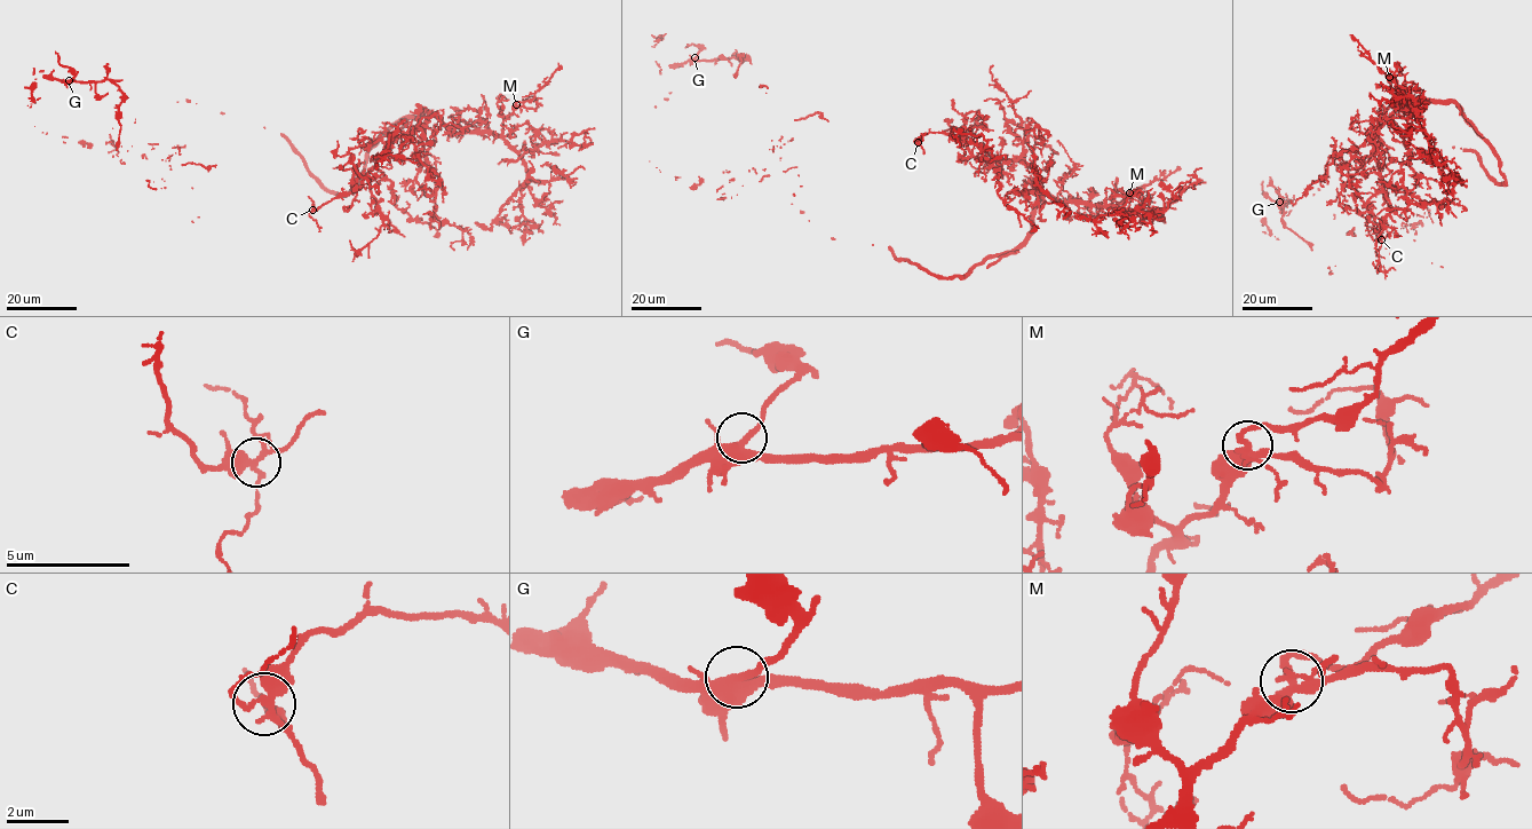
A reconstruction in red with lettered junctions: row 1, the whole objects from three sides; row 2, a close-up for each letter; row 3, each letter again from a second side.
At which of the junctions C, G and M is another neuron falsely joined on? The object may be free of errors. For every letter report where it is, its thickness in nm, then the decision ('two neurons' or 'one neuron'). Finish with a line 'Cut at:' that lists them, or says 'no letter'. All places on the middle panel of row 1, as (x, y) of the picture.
C: at (918, 142); 280 nm thick; one neuron
G: at (695, 57); 360 nm thick; one neuron
M: at (1129, 192); 280 nm thick; one neuron
Cut at: no letter

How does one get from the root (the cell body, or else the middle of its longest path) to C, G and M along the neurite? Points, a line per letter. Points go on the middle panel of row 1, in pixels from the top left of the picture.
C: (872, 244), (960, 277), (1031, 230), (1040, 196), (1029, 166), (974, 157), (962, 137), (943, 133), (918, 142)
G: (872, 244), (833, 239), (792, 204), (794, 119), (766, 86), (735, 76), (740, 55), (746, 57), (695, 57)
M: (872, 244), (936, 275), (960, 277), (989, 257), (1017, 249), (1045, 196), (1114, 208), (1129, 192)

